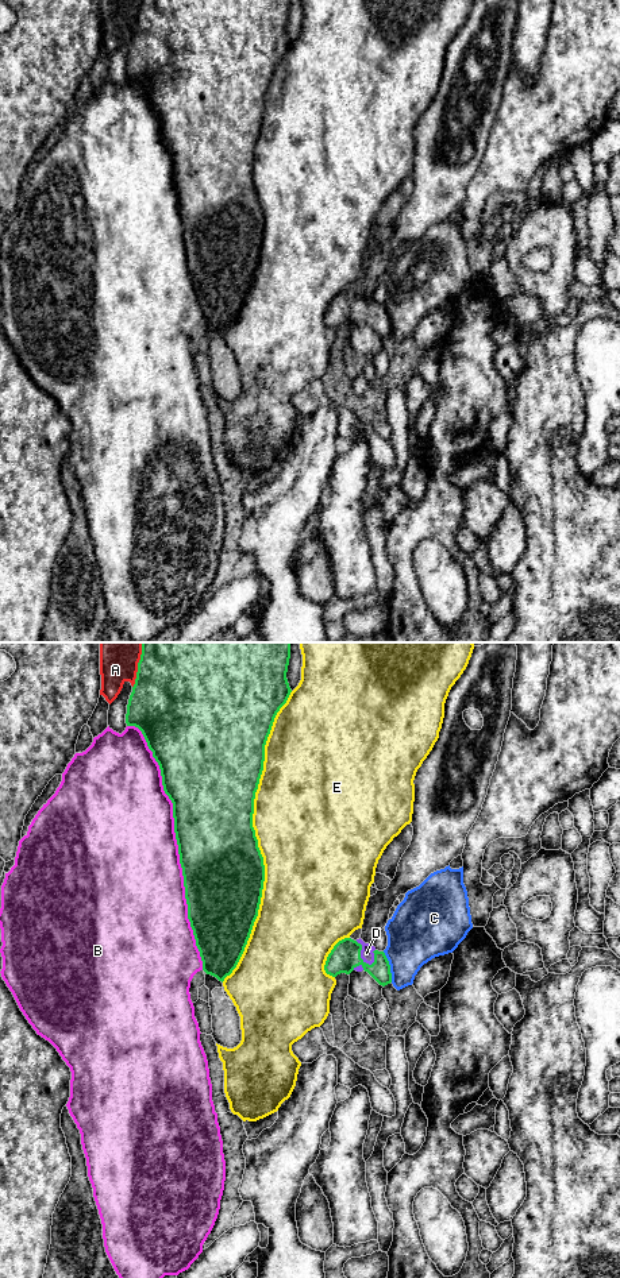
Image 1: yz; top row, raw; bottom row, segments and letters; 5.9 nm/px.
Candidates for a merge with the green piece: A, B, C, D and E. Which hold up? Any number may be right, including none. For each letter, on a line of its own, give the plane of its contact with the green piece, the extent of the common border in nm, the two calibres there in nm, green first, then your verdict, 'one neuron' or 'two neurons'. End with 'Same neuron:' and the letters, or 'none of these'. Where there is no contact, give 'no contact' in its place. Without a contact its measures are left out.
A: yz | 280 nm | 500/260 nm | two neurons
B: yz | 1500 nm | 480/500 nm | two neurons
C: yz | 190 nm | 140/340 nm | two neurons
D: yz | 180 nm | 180/80 nm | one neuron
E: yz | 1750 nm | 480/500 nm | two neurons
Same neuron: D

